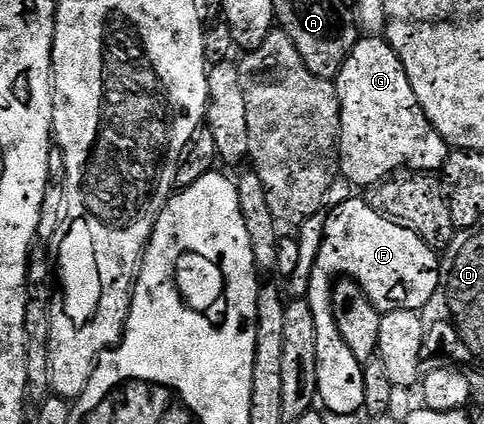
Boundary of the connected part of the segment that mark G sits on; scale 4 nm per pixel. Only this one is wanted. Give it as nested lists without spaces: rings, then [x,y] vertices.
[[[362,37],[359,38],[358,44],[352,49],[352,53],[344,61],[344,65],[340,69],[336,80],[338,89],[338,100],[340,101],[340,125],[341,131],[338,132],[338,153],[340,156],[340,175],[344,180],[347,179],[350,183],[355,183],[361,189],[369,189],[376,184],[387,179],[388,176],[394,174],[395,171],[409,169],[412,171],[428,171],[438,173],[445,168],[446,161],[450,157],[451,148],[448,146],[444,137],[440,137],[440,133],[436,133],[436,129],[428,121],[428,117],[424,117],[424,109],[420,109],[420,101],[416,101],[416,93],[412,93],[412,81],[408,81],[408,73],[404,73],[404,65],[400,61],[400,57],[390,44],[382,37]]]

